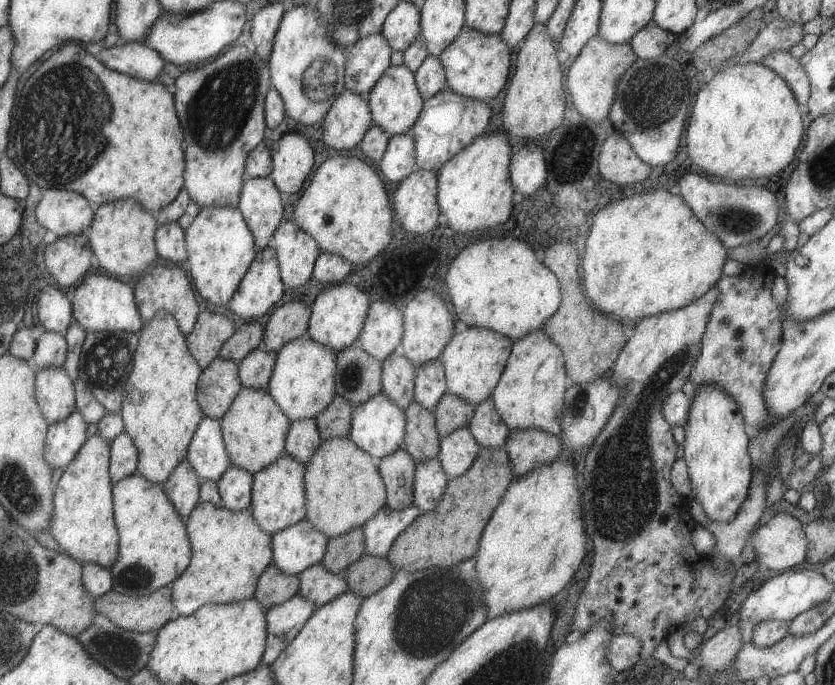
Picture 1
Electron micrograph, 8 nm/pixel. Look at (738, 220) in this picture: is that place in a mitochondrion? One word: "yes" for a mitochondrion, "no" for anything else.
yes

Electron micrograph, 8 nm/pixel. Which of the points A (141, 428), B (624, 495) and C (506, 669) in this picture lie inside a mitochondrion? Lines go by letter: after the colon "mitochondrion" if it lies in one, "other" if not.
A: other
B: mitochondrion
C: mitochondrion

